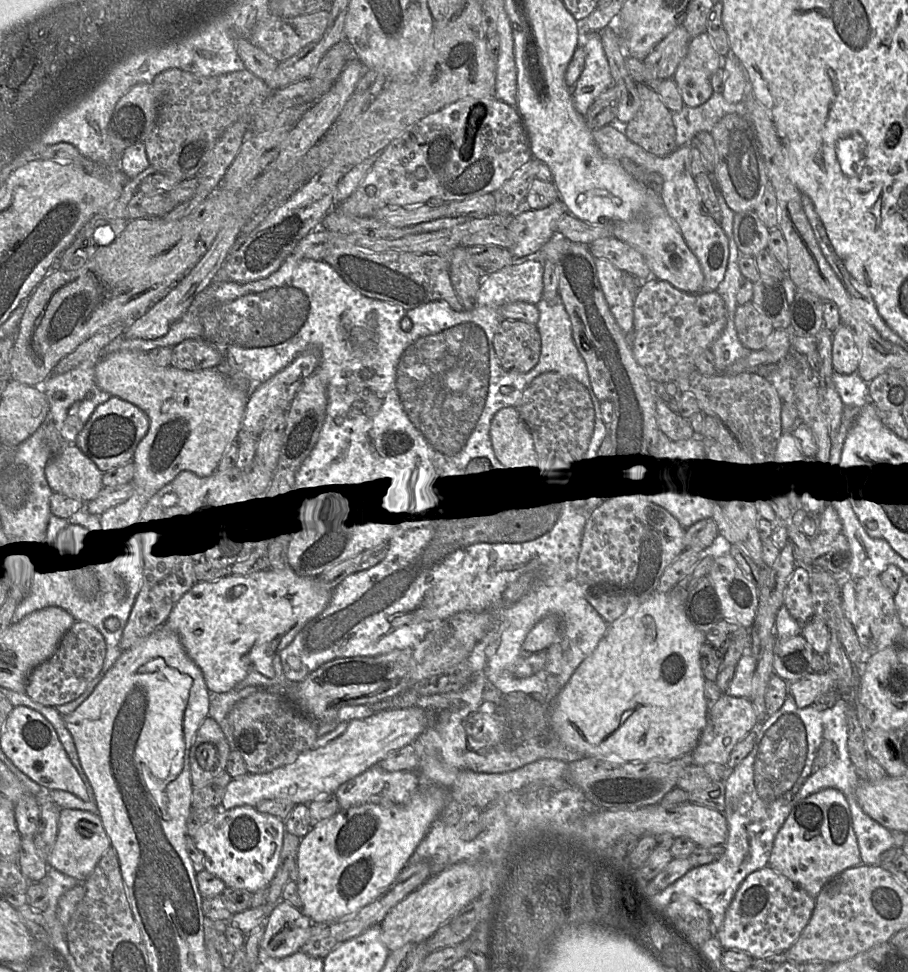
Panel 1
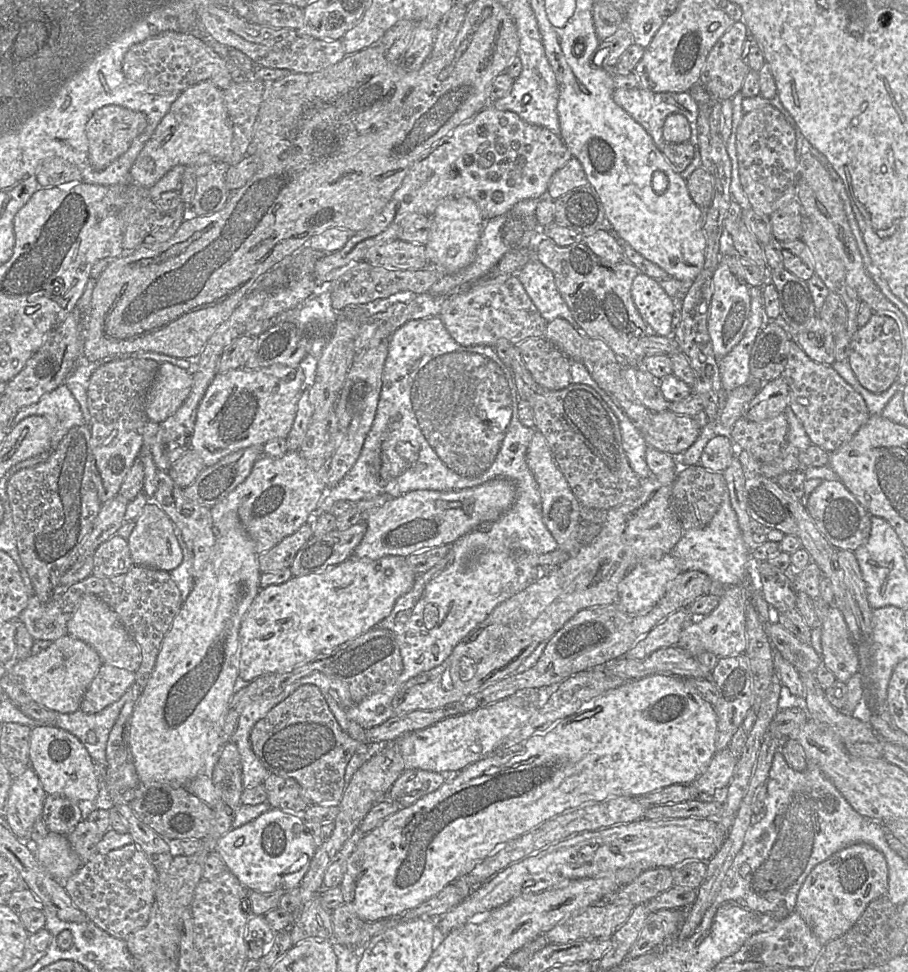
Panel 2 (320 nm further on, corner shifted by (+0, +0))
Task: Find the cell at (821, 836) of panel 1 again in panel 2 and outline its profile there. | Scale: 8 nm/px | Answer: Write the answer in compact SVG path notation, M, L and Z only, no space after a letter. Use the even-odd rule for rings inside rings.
M855 843L813 868L798 892L796 911L826 944L846 933L871 901L886 894L887 887L888 867L884 855L870 845Z

